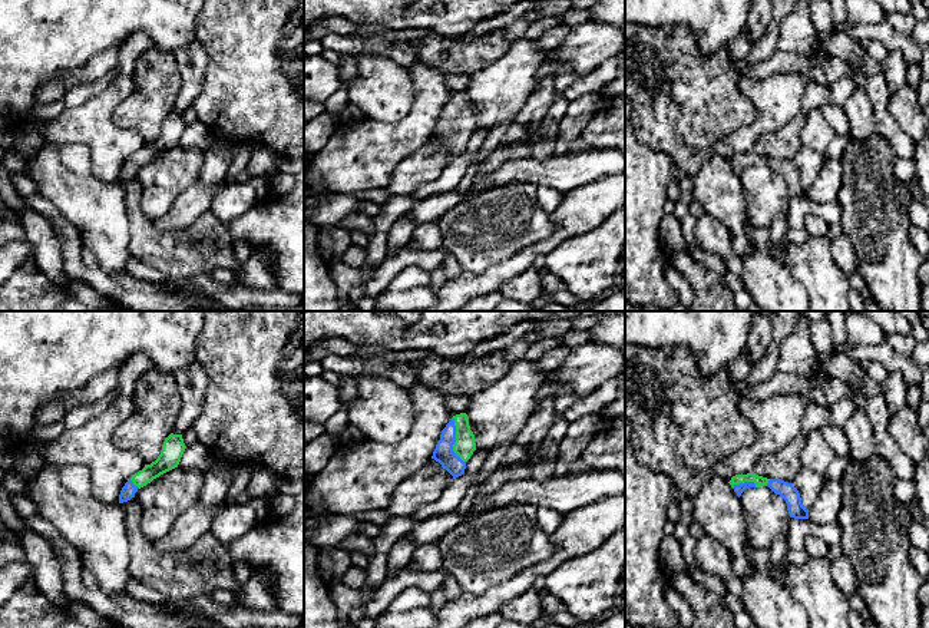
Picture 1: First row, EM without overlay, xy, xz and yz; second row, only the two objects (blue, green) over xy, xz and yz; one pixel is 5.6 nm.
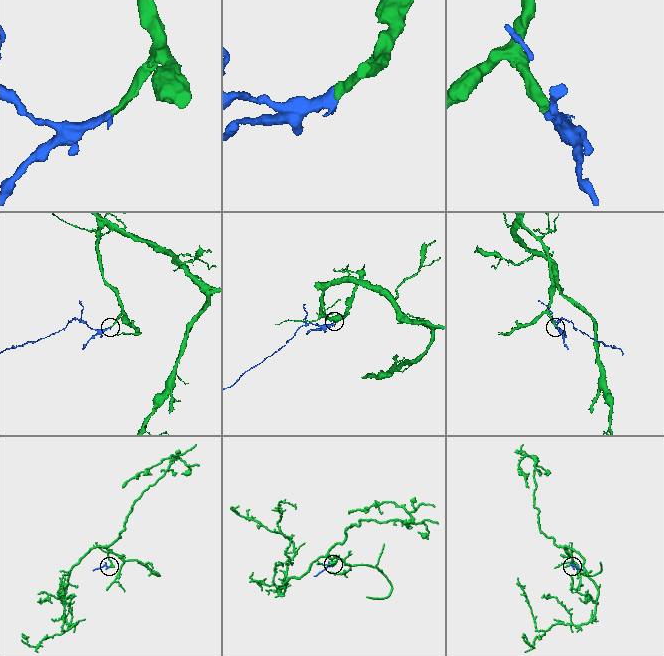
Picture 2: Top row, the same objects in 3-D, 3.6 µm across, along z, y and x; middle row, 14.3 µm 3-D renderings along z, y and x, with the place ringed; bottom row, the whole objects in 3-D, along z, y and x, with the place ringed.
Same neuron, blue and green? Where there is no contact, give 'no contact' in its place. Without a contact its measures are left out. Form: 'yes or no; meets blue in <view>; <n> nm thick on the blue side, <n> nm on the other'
yes; meets blue in xz; 120 nm thick on the blue side, 120 nm on the other

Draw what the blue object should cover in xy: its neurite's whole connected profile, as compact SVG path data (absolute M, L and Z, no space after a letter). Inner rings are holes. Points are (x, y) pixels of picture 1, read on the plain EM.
M171 112L163 123L161 133L151 143L145 143L142 149L135 152L122 166L119 173L119 182L128 181L135 176L135 172L151 162L153 158L161 153L178 146L181 136L185 130L186 125L184 122L182 113Z

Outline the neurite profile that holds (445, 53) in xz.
M505 29L492 30L472 42L434 32L411 40L419 62L443 73L456 72L467 76L496 62L509 50L510 44L512 40L506 36Z

